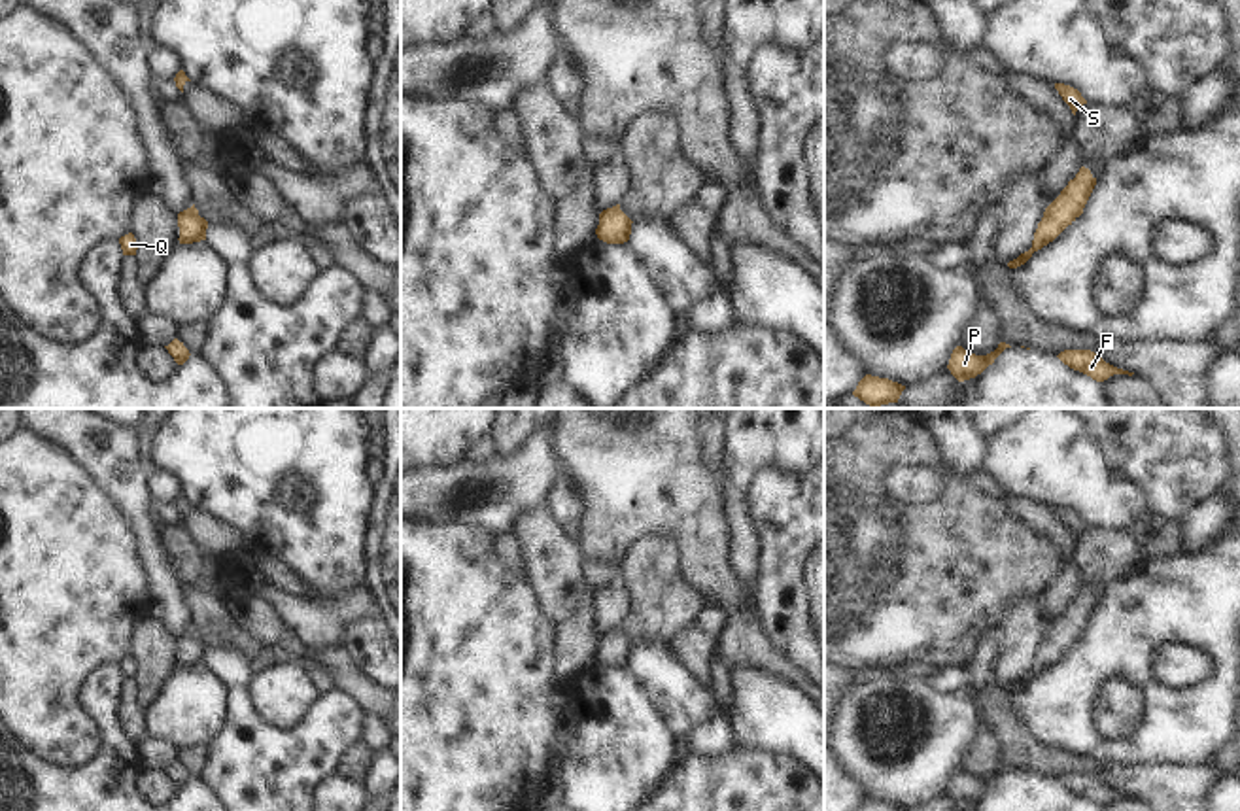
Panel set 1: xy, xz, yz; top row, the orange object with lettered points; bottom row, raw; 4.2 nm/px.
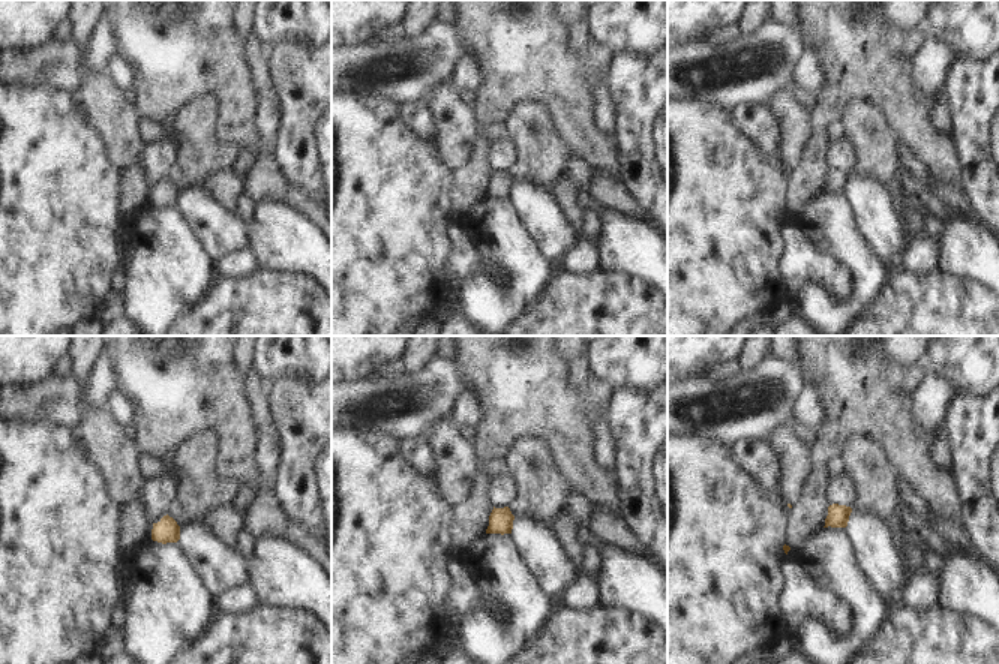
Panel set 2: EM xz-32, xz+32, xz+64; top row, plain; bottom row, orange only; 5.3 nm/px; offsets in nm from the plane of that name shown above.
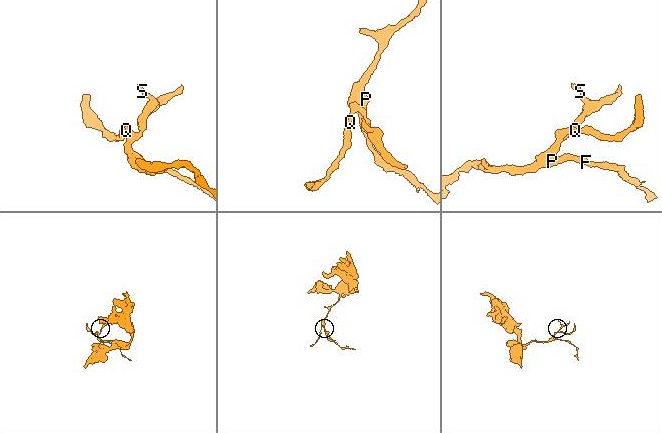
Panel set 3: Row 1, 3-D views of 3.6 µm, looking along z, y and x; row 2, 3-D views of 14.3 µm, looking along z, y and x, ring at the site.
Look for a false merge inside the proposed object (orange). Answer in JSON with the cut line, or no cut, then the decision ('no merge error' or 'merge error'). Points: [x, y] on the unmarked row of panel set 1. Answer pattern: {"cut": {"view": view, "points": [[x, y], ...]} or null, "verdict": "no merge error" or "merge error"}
{"cut": null, "verdict": "no merge error"}

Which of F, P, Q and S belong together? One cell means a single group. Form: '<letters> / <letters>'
F P Q S

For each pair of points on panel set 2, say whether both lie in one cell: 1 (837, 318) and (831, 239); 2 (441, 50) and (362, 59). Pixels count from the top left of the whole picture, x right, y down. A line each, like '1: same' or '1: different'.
1: same
2: same

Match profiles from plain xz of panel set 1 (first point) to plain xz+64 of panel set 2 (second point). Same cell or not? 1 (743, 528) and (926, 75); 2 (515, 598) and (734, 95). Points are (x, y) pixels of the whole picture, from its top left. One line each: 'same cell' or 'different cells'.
1: different cells
2: different cells

